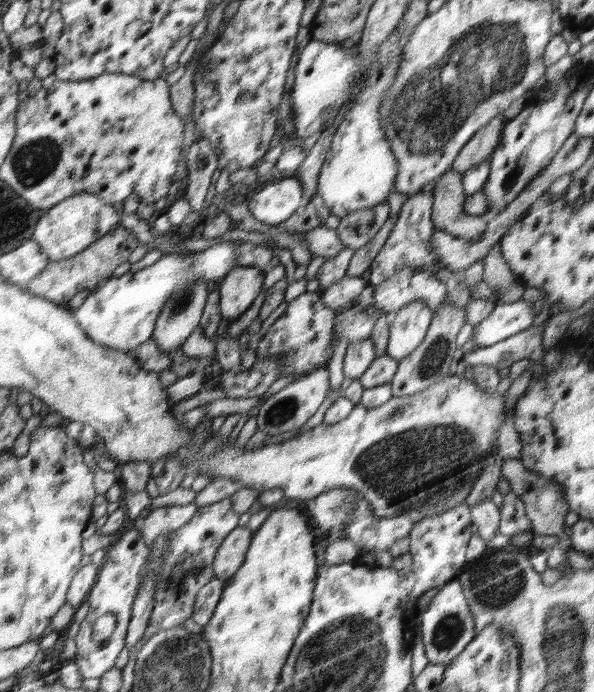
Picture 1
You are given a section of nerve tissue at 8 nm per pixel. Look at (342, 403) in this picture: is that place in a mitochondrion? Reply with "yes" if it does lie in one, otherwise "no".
no

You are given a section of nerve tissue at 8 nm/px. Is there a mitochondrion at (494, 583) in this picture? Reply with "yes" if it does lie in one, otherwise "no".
yes

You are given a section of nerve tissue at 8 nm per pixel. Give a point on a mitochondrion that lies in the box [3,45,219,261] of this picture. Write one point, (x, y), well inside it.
(34, 162)

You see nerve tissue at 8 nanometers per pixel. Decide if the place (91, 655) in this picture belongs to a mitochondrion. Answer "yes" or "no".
no

